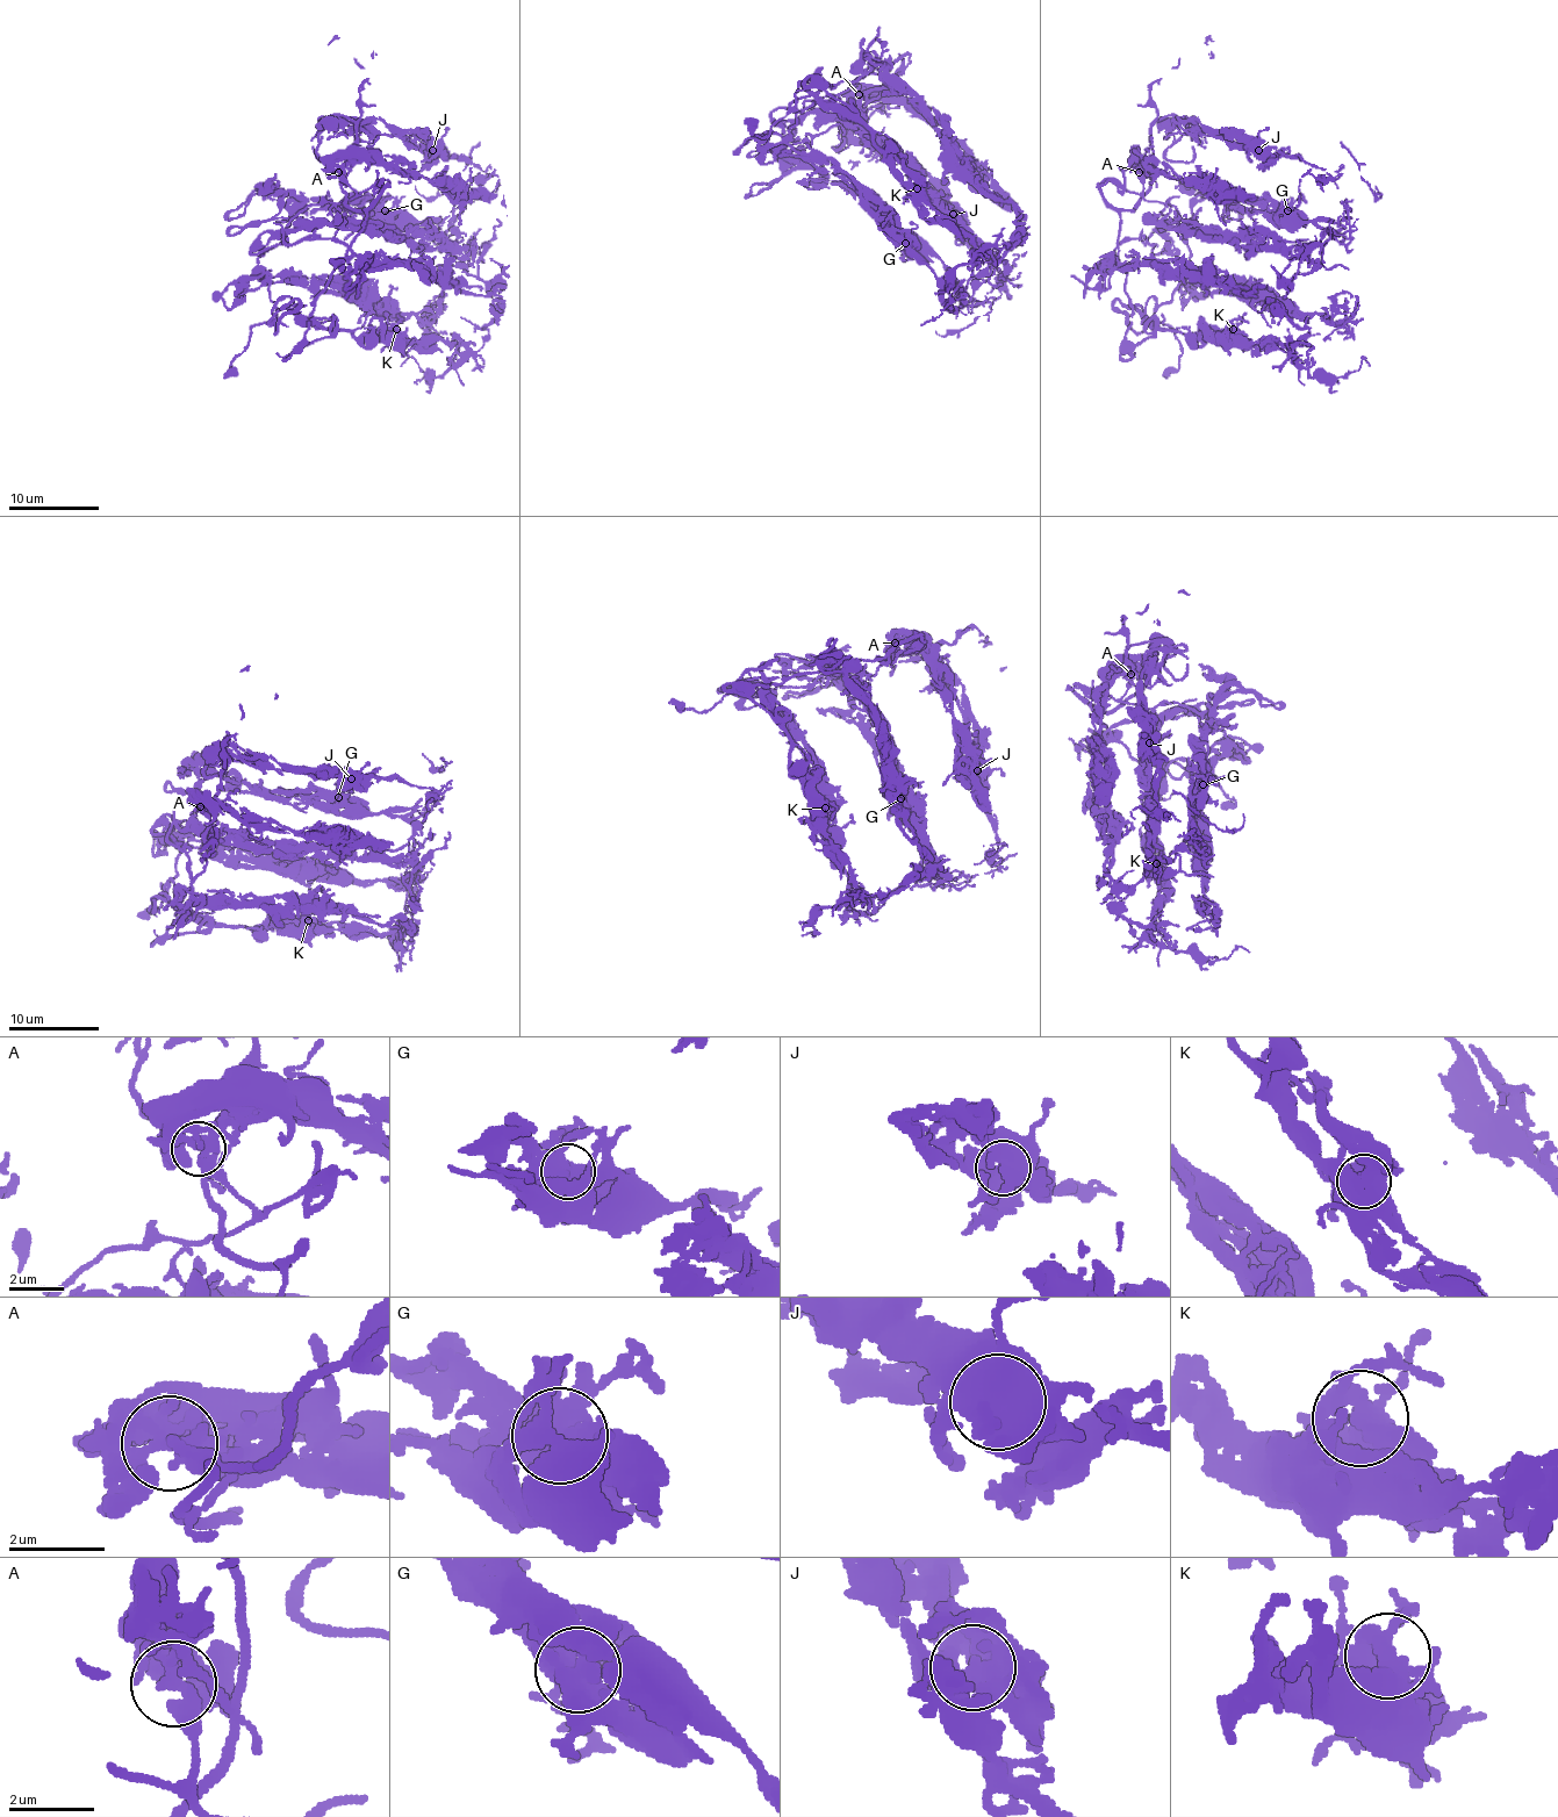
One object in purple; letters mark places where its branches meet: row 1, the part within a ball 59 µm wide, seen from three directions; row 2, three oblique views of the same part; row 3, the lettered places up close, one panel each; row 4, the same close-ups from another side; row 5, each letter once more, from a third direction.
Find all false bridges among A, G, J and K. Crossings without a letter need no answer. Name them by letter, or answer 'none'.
none

